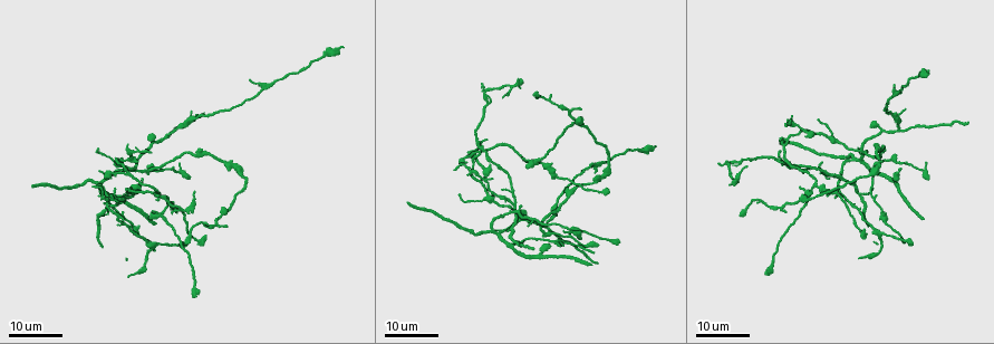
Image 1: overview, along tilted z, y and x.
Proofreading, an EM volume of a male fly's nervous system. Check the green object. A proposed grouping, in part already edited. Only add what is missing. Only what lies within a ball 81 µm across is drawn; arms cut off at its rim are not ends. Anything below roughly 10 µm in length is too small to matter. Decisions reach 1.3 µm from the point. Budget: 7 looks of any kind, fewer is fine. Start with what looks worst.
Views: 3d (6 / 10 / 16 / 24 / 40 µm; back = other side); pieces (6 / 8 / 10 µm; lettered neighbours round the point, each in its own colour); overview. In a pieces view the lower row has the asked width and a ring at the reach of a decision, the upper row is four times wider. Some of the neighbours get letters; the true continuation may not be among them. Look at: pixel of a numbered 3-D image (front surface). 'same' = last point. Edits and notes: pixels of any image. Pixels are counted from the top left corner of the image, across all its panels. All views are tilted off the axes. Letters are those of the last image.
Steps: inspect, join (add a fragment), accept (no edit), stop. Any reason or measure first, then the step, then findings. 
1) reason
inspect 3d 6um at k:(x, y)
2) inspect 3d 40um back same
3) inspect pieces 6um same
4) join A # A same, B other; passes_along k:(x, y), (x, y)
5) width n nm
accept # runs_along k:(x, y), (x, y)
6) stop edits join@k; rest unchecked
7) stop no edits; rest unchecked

thin end
inspect 3d 16um at 1:(113, 187)

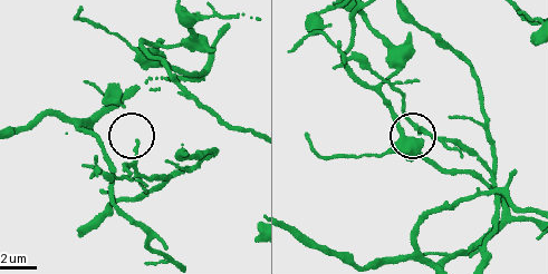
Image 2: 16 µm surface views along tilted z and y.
inspect pieces 8um at 2:(138, 142)

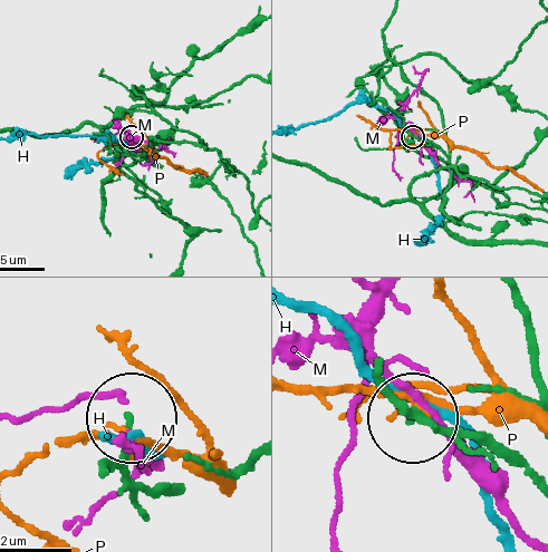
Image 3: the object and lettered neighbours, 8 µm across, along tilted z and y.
width 160 nm
accept # H other, M other, P other; no lettered fragment goes on from it

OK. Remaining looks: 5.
thin end
inspect 3d 24um at 1:(121, 219)

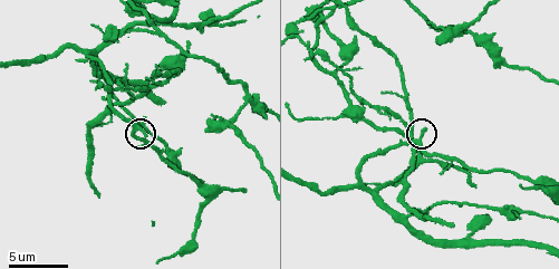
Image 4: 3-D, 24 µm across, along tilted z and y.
inspect 3d 10um at 4:(426, 131)

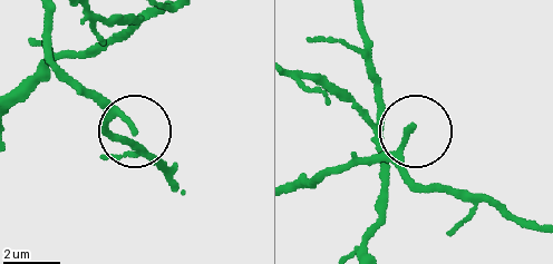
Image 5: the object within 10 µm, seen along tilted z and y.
inspect pieces 10um at 5:(131, 130)

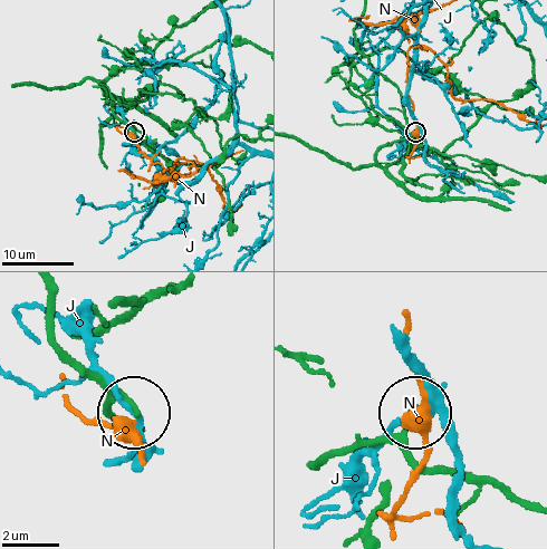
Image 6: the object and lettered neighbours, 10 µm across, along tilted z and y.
width 180 nm
accept # J other, N other; no lettered fragment goes on from it

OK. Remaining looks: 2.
thin end
inspect 3d 24um at 1:(151, 151)

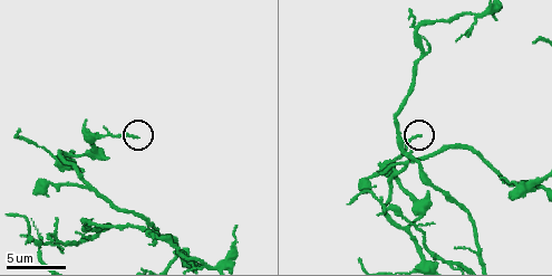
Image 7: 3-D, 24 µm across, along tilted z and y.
inspect pieces 10um at 7:(421, 134)

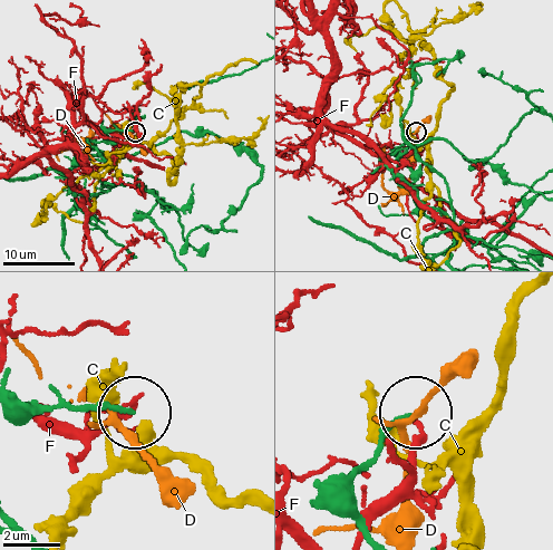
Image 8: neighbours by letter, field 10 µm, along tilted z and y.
width 160 nm
accept # C other, D other, F other; no lettered fragment goes on from it

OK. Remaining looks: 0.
stop no edits; rest unchecked

